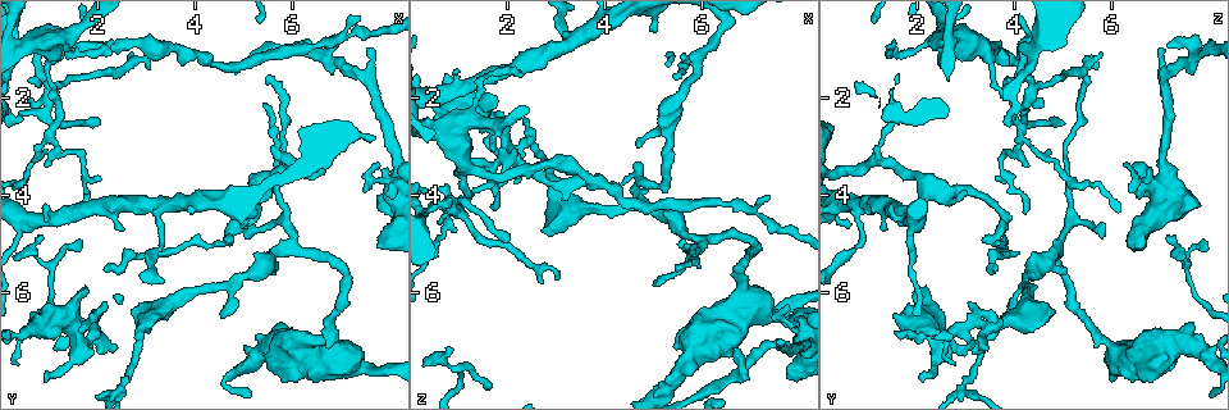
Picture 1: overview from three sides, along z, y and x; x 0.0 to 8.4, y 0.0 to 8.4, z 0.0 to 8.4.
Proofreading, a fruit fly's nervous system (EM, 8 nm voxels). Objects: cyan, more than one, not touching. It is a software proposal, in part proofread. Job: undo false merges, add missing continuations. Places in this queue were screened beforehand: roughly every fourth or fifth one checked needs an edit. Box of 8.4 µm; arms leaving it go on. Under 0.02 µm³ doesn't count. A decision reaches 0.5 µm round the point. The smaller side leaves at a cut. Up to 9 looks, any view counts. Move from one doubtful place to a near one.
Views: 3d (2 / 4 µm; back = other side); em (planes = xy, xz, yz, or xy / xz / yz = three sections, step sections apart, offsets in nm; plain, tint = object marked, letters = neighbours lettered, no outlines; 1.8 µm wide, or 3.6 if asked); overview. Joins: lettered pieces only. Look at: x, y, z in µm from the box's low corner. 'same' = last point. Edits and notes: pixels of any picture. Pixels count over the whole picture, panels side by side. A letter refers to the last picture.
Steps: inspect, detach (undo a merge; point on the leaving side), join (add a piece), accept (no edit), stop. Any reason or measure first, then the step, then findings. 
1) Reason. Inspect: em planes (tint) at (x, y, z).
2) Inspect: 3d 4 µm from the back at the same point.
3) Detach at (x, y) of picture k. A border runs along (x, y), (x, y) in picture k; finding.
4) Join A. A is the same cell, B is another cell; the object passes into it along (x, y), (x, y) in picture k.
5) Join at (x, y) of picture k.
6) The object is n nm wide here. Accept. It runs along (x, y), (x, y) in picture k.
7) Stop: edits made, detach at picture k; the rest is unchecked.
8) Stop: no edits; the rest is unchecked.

Thick end. Inspect: em planes (tint) at (1.80, 5.90, 2.10).

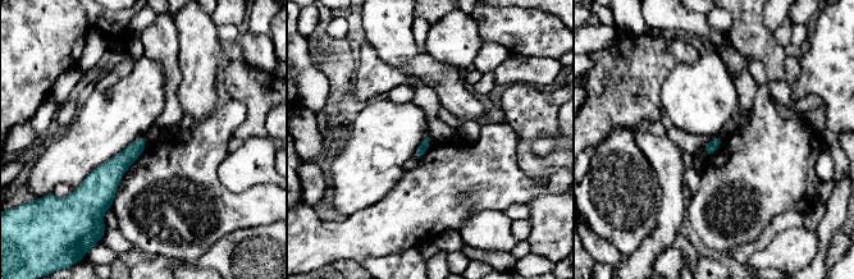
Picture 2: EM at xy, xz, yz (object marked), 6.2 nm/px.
Inspect: em planes (letters) at the same point.

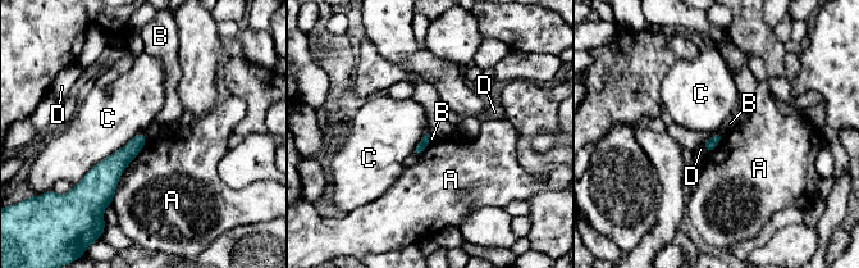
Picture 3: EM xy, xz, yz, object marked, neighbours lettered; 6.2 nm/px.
The longest contact is with C, 550 nm. Accept. A, B, C and D are other cells; no lettered piece goes on from it.

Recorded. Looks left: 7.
Tapers out. Inspect: em planes (letters) at (0.95, 7.75, 2.10).

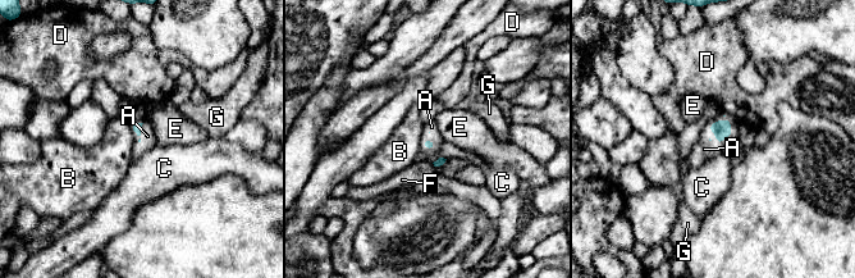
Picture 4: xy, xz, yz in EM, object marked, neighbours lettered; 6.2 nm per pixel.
Join at (704, 149) of picture 4. A is the same cell, B, C, D, E, F and G are other cells; the object passes into it along (722, 128), (731, 131), (704, 149) in picture 4; the neuron continues.

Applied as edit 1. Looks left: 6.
Free end. Inspect: em planes (letters) at (4.55, 6.50, 3.85).

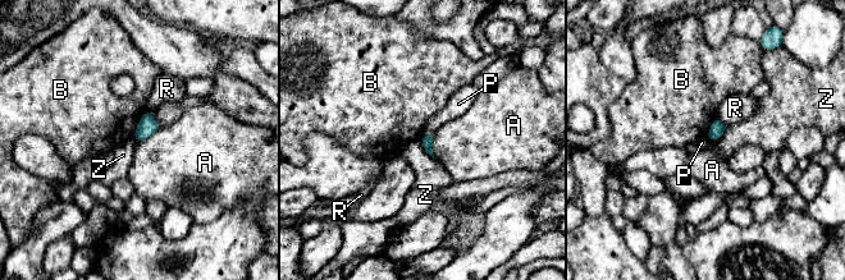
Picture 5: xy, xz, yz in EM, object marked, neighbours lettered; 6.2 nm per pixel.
Accept. A, B, P, R and Z are other cells; a border runs along (433, 132), (421, 137) in picture 5; none of them fits.

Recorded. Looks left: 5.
An open end. Inspect: em 3.6 µm planes (letters) at (6.70, 0.90, 7.10).

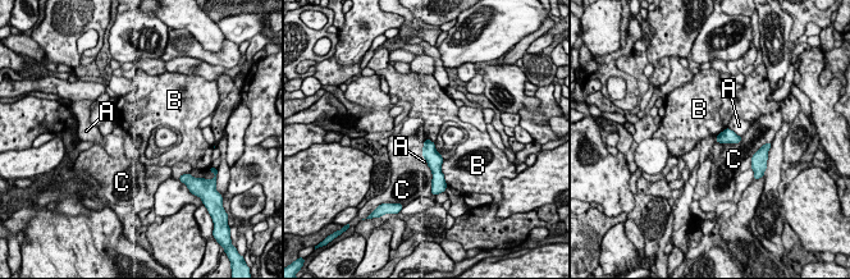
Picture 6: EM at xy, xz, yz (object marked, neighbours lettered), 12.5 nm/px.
Accept. A, B and C are other cells; a border runs along (444, 159), (441, 167), (443, 177) in picture 6; none of them fits.

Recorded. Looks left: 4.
Stop: edits made, join at picture 4; the rest is unchecked.

